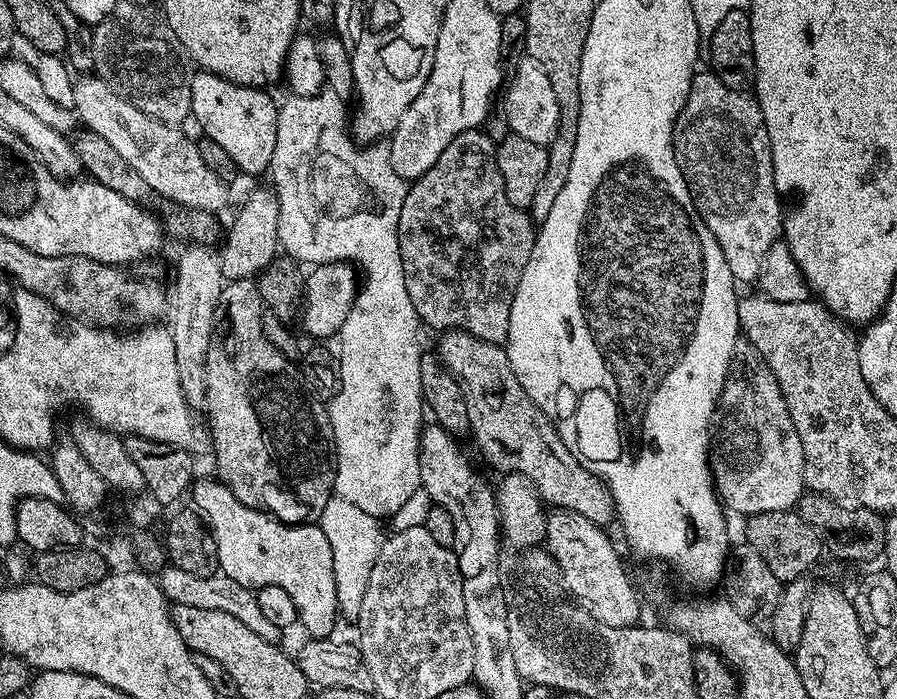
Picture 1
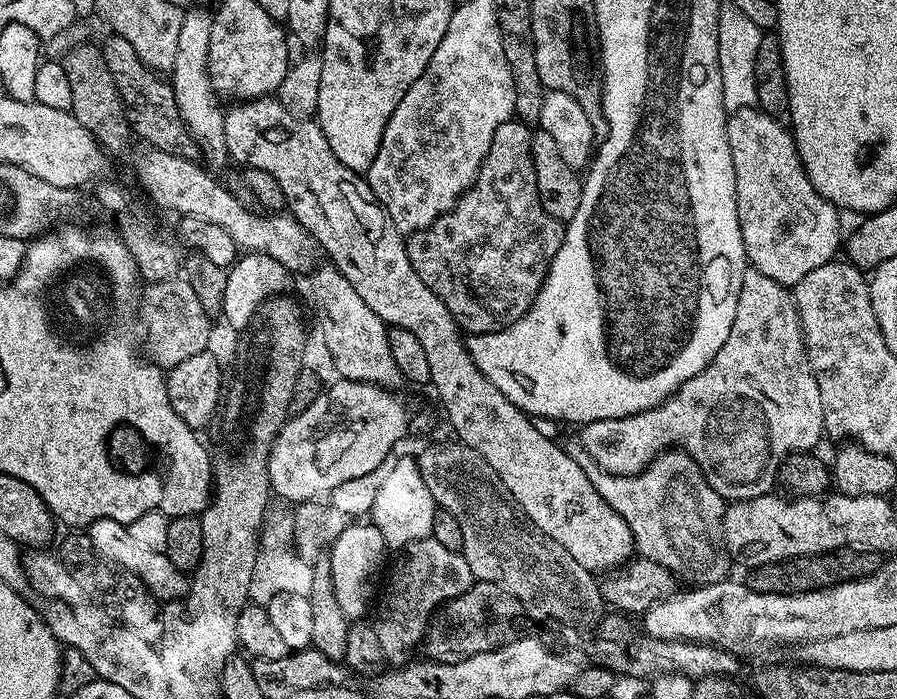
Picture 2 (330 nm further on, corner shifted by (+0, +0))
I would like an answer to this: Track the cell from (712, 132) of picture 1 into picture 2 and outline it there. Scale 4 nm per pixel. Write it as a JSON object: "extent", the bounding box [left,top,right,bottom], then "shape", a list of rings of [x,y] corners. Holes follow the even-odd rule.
{"extent":[724,106,842,286],"shape":[[[753,106],[751,108],[739,108],[727,117],[724,129],[726,130],[726,138],[728,139],[728,158],[732,161],[732,185],[736,188],[736,205],[738,206],[738,226],[742,230],[742,242],[744,249],[748,255],[748,262],[751,267],[756,268],[762,274],[766,274],[766,278],[774,278],[774,282],[785,286],[794,286],[798,282],[802,282],[802,278],[806,278],[806,274],[810,274],[810,270],[818,270],[818,266],[826,266],[837,255],[836,252],[842,248],[842,232],[840,236],[840,216],[835,204],[832,204],[826,198],[822,198],[814,190],[814,186],[810,182],[810,178],[806,174],[806,170],[800,161],[800,155],[796,149],[796,140],[791,136],[789,129],[783,123],[774,118],[770,118],[759,108]]]}

